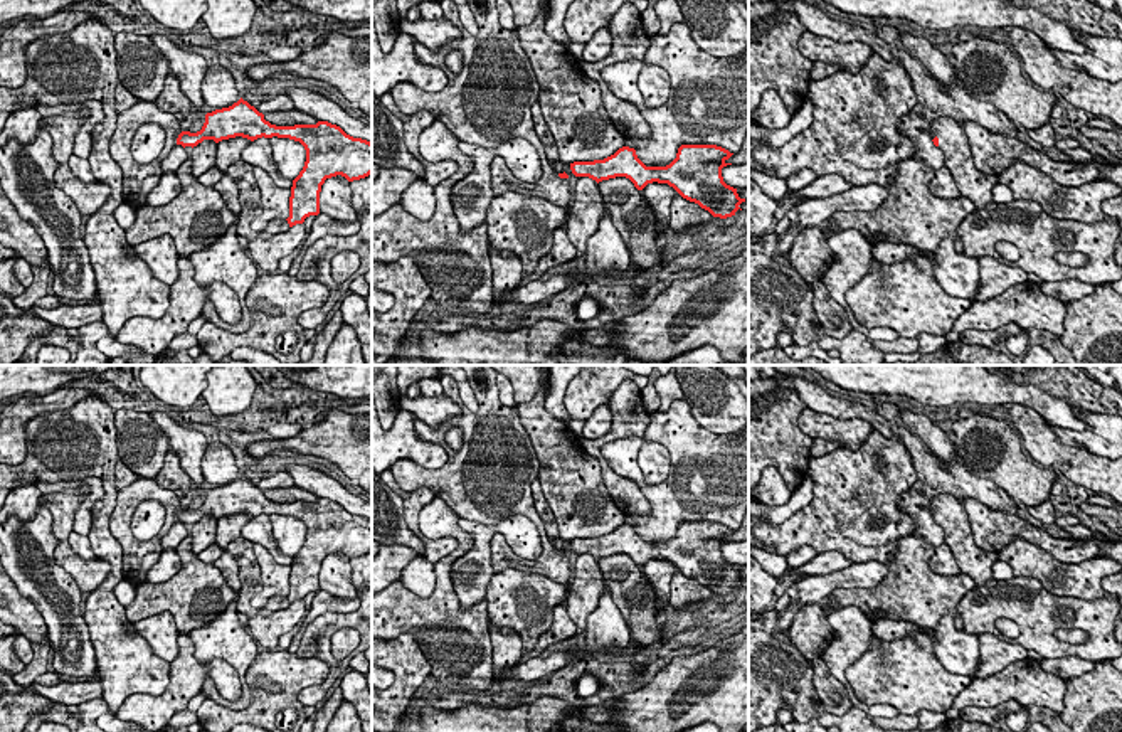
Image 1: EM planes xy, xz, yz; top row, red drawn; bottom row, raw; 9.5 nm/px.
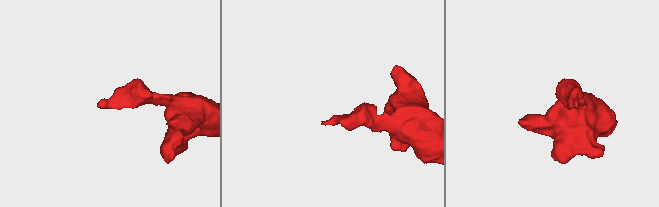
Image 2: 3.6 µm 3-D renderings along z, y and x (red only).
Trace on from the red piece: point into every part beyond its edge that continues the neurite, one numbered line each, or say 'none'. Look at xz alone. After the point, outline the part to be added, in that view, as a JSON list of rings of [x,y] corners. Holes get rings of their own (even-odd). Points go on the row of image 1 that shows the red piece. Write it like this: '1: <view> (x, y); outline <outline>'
1: xz (486, 103); outline [[[496,0],[468,3],[478,24],[473,42],[461,37],[434,52],[414,40],[417,61],[439,67],[447,77],[446,88],[426,93],[410,82],[399,82],[390,94],[402,113],[427,111],[464,143],[493,150],[508,140],[525,138],[540,155],[542,177],[535,183],[521,182],[496,155],[490,165],[495,195],[515,192],[567,207],[572,204],[569,178],[560,178],[548,163],[535,131],[532,106],[538,101],[540,86],[530,59],[516,32],[501,27]],[[451,50],[463,54],[459,72],[449,71],[444,62]]]

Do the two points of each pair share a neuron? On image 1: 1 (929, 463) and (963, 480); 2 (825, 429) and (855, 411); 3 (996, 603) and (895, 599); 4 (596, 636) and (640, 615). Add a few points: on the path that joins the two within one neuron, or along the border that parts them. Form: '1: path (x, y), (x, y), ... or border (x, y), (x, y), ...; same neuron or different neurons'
1: path (937, 472), (946, 480), (954, 480); same neuron
2: border (804, 408), (836, 418), (860, 418), (873, 428); different neurons
3: border (976, 586), (957, 604), (963, 623), (961, 630); different neurons
4: border (606, 588), (629, 630), (629, 641), (598, 652); different neurons

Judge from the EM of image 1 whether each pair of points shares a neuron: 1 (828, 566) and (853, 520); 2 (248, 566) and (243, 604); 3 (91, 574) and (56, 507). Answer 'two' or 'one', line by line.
1: two
2: one
3: one

